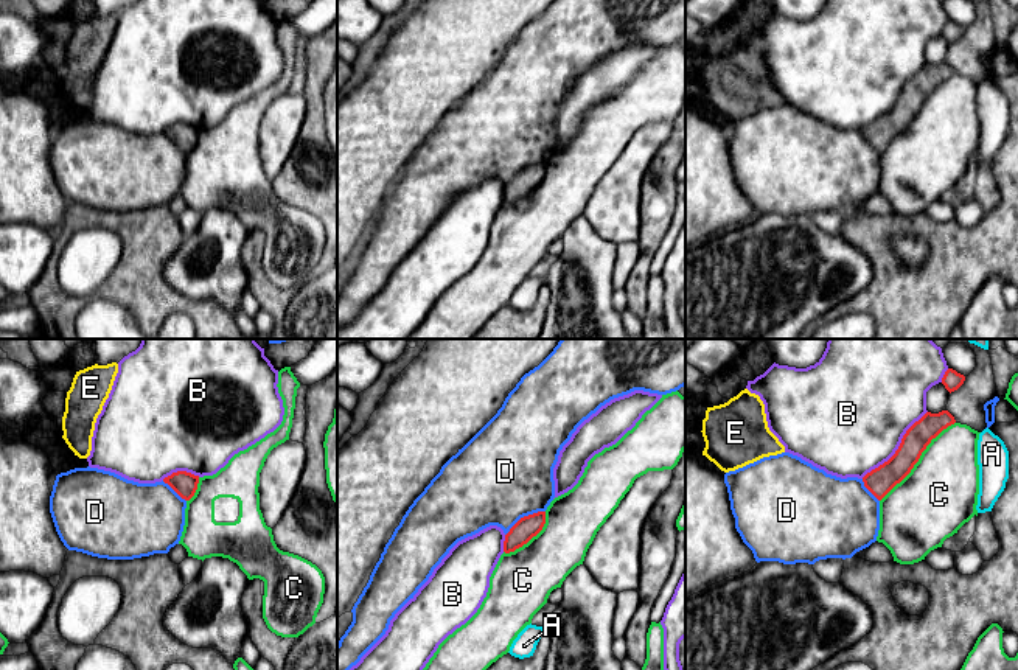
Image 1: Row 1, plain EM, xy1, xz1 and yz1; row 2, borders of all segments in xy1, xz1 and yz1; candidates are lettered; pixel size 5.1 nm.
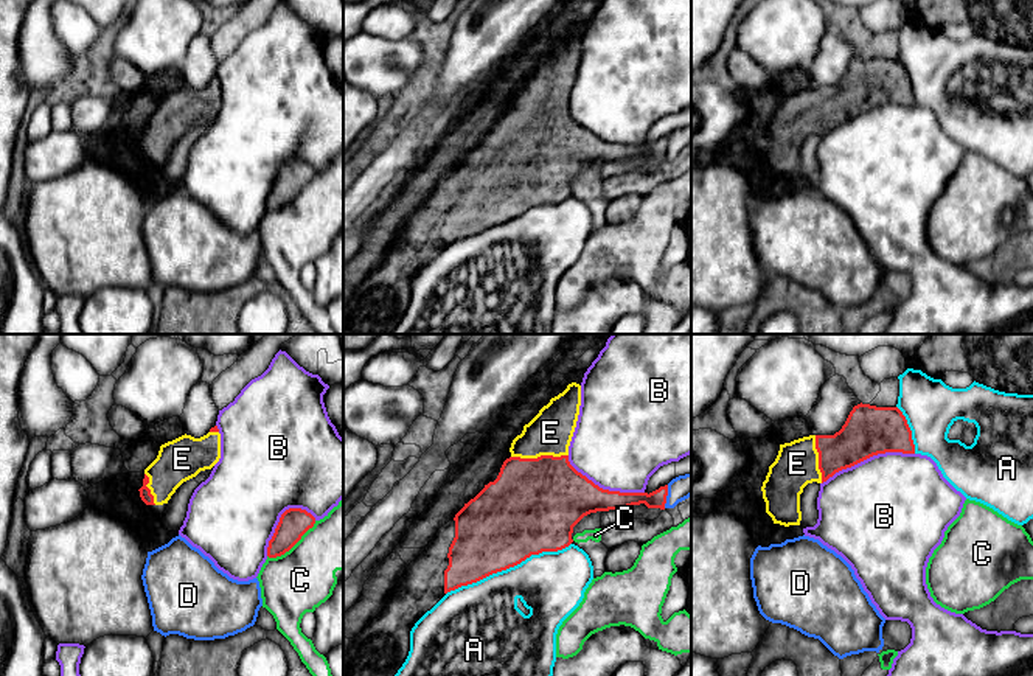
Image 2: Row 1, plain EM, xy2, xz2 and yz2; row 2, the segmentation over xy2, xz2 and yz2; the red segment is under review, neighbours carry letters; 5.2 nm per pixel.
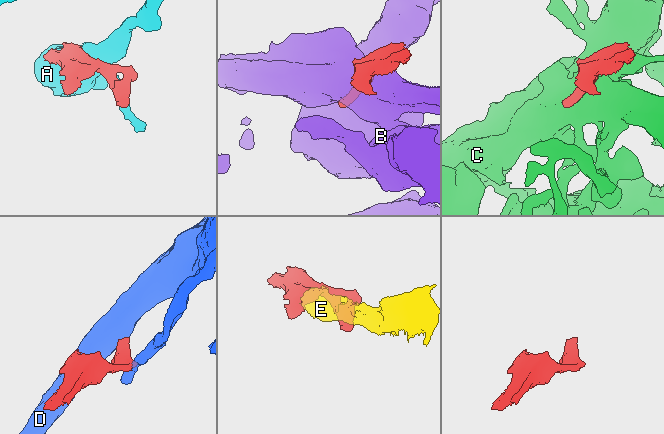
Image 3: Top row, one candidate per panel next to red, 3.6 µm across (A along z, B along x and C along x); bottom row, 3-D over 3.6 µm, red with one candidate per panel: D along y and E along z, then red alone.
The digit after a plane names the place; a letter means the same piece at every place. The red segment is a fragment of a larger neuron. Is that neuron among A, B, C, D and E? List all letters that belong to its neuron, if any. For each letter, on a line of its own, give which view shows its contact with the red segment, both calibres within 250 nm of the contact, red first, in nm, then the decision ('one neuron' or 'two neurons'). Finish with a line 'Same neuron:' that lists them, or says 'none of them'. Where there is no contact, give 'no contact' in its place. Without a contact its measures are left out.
A: contact in xz2; calibres 420 and 340 nm; two neurons
B: contact in yz2; calibres 260 and 480 nm; two neurons
C: contact in yz1; calibres 140 and 380 nm; two neurons
D: contact in xz1; calibres 120 and 500 nm; two neurons
E: contact in xz2; calibres 460 and 220 nm; one neuron
Same neuron: E

